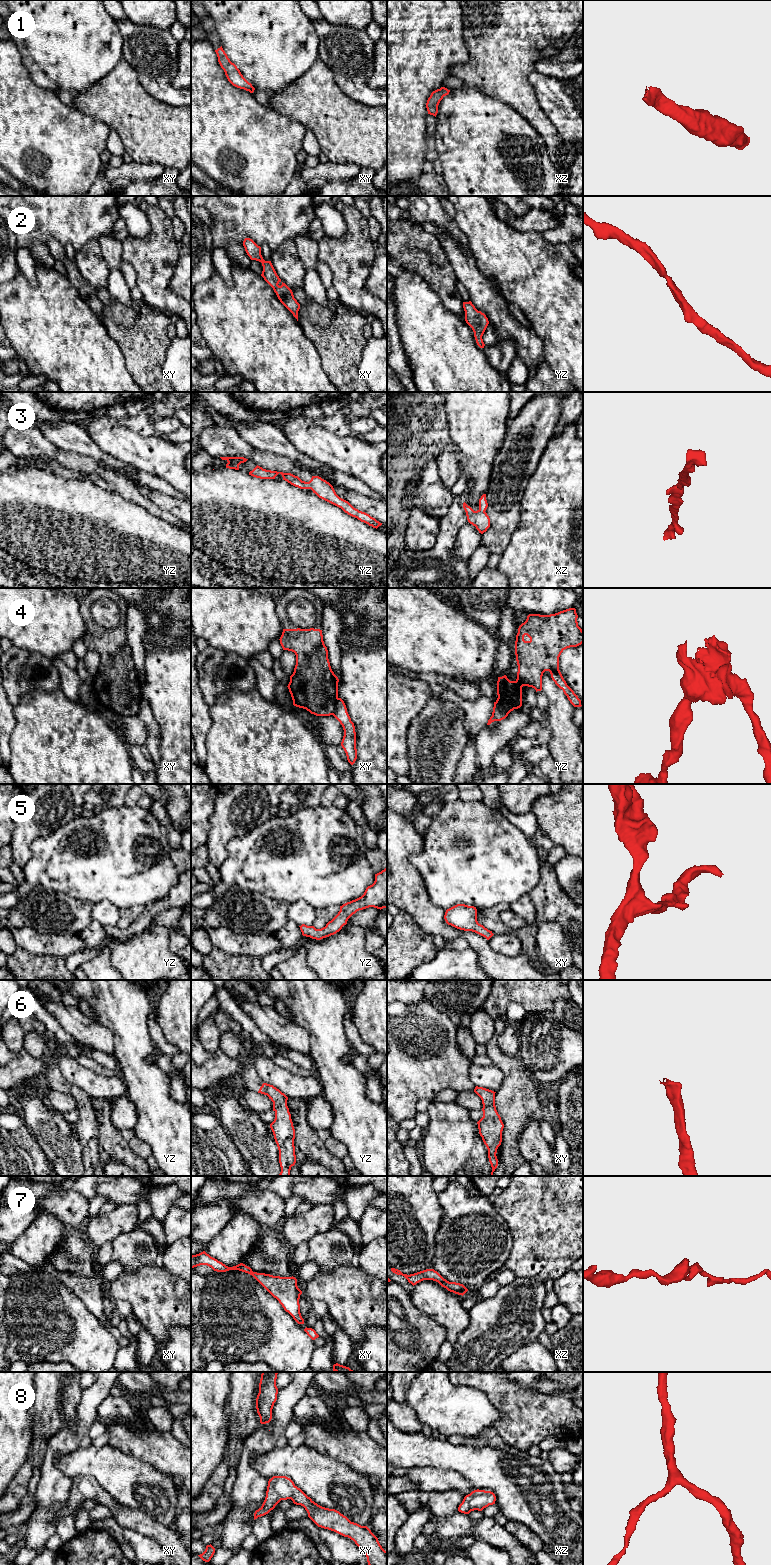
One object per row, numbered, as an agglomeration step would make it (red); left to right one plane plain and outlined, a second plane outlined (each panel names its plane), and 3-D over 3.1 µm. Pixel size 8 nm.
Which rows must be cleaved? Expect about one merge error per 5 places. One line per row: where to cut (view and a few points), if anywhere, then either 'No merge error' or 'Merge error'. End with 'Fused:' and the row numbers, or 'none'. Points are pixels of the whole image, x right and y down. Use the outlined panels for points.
1: No split. No merge error
2: No split. No merge error
3: No split. No merge error
4: Split along yz (496, 701), (501, 701), (509, 712). Merge error
5: No split. No merge error
6: No split. No merge error
7: No split. No merge error
8: No split. No merge error
Fused: 4

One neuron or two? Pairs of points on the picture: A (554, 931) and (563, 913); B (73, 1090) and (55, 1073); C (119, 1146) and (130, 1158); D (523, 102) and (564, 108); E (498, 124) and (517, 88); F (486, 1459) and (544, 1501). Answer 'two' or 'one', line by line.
A: two
B: one
C: one
D: two
E: two
F: one

